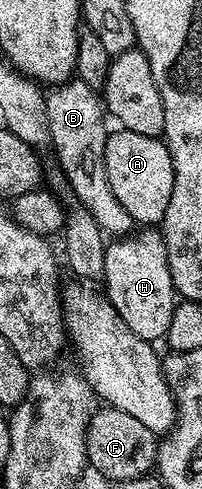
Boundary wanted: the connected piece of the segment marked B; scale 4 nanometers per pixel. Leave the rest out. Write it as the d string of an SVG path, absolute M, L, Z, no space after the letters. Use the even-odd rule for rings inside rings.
M70 78L65 83L56 85L46 95L45 101L49 123L49 144L57 151L56 167L65 175L67 182L71 182L74 201L89 211L102 233L113 238L130 235L134 231L135 222L131 214L123 210L119 198L111 194L111 186L107 183L105 165L107 116L103 111L102 97L82 80Z

